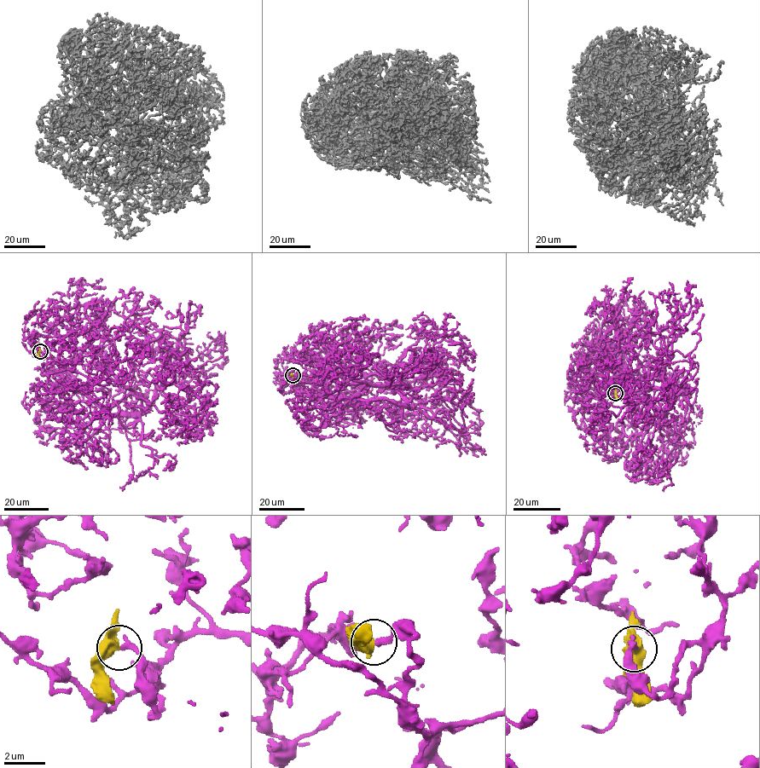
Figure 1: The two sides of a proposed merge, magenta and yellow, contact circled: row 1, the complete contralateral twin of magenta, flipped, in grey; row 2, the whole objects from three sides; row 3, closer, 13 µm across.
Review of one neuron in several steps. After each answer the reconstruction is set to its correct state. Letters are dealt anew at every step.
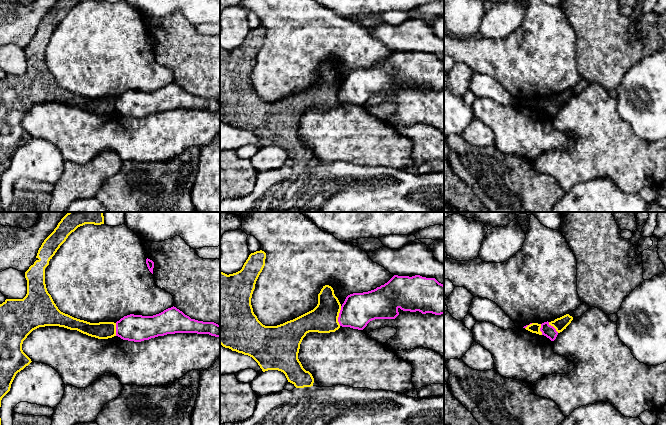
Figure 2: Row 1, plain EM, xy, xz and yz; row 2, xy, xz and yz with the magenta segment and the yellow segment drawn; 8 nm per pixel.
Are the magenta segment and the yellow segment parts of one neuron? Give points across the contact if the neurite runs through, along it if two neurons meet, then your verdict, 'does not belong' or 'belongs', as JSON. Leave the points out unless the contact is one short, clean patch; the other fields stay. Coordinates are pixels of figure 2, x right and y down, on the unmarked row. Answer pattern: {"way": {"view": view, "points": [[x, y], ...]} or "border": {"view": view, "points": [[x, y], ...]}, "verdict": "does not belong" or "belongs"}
{"border": {"view": "xz", "points": [[341, 82], [338, 93], [339, 101]]}, "verdict": "does not belong"}

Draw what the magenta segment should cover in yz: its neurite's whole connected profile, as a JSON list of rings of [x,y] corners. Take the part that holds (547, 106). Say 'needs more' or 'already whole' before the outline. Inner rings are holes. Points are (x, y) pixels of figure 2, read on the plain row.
already whole; [[[548,97],[541,100],[540,107],[542,108],[542,111],[546,112],[551,117],[554,117],[558,111],[556,105],[551,102]]]

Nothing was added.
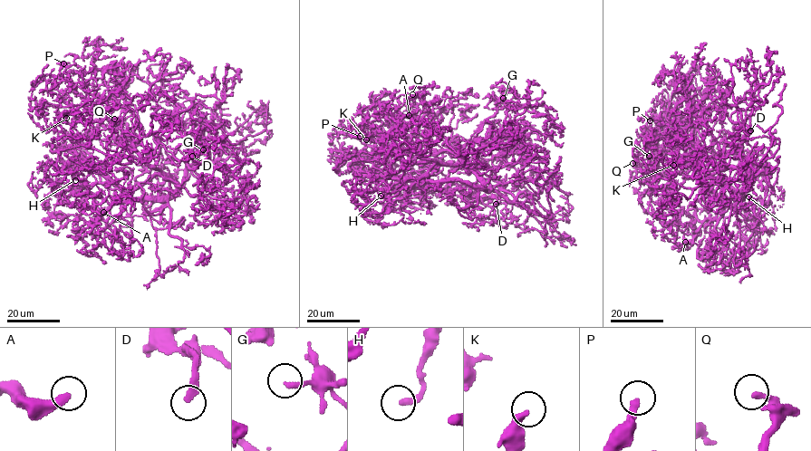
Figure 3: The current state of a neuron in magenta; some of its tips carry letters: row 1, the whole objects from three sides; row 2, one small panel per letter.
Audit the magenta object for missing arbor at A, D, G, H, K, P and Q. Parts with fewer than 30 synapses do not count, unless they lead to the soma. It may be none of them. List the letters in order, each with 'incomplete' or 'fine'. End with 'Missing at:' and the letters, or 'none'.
A: incomplete
D: incomplete
G: fine
H: incomplete
K: fine
P: fine
Q: fine
Missing at: A, D, H

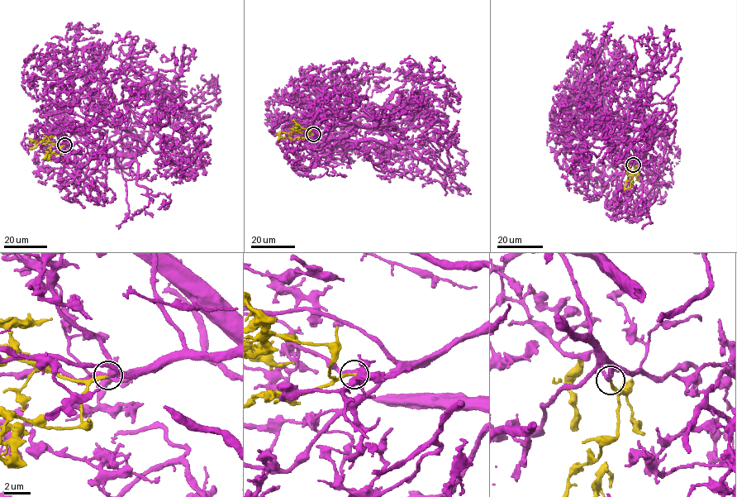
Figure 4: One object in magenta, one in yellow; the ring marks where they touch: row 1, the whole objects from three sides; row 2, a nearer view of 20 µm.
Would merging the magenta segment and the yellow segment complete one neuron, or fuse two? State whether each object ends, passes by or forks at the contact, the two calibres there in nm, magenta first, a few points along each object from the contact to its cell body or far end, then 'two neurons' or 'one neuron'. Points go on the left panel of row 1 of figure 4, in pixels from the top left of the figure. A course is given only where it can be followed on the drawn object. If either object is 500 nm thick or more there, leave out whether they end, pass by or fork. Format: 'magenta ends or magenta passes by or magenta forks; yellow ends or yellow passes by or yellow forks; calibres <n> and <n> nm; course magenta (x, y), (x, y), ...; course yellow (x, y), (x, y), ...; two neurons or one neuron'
magenta passes by; yellow ends; calibres 280 and 240 nm; course magenta (64, 145), (106, 149), (129, 132), (95, 108), (83, 71), (69, 90), (37, 100), (22, 85); course yellow (64, 145), (34, 140), (36, 145), (29, 146); one neuron

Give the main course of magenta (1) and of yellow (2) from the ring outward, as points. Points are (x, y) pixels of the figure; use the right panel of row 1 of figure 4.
1: (633, 164), (625, 134), (608, 131), (596, 93), (591, 99), (606, 132), (601, 140), (592, 132)
2: (633, 164), (636, 167), (629, 173), (639, 178)

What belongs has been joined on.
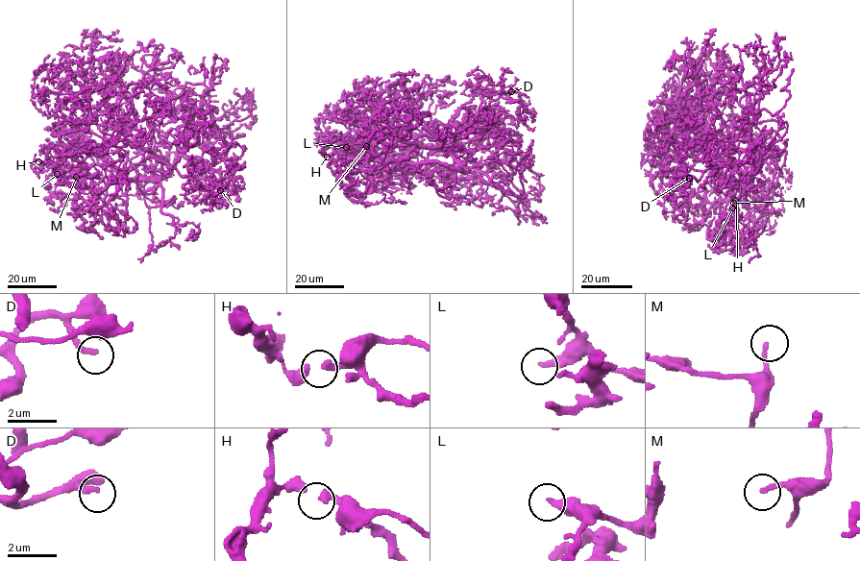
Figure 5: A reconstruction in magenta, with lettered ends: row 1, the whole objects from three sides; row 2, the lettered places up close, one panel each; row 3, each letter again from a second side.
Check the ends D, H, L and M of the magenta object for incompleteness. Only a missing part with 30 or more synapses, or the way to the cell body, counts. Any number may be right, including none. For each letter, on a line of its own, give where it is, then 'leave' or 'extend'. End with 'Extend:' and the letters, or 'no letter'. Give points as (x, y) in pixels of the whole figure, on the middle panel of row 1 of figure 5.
D: (511, 91) | extend
H: (327, 157) | leave
L: (346, 147) | leave
M: (366, 146) | leave
Extend: D

